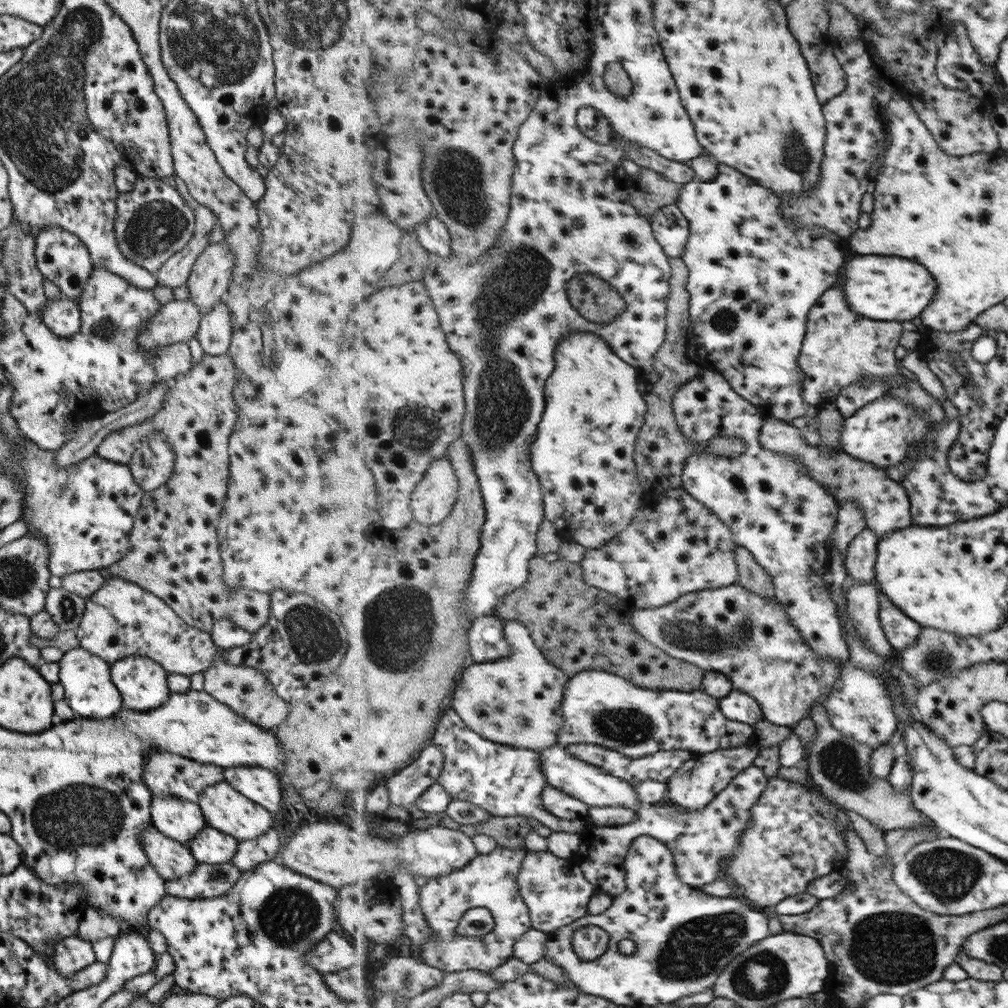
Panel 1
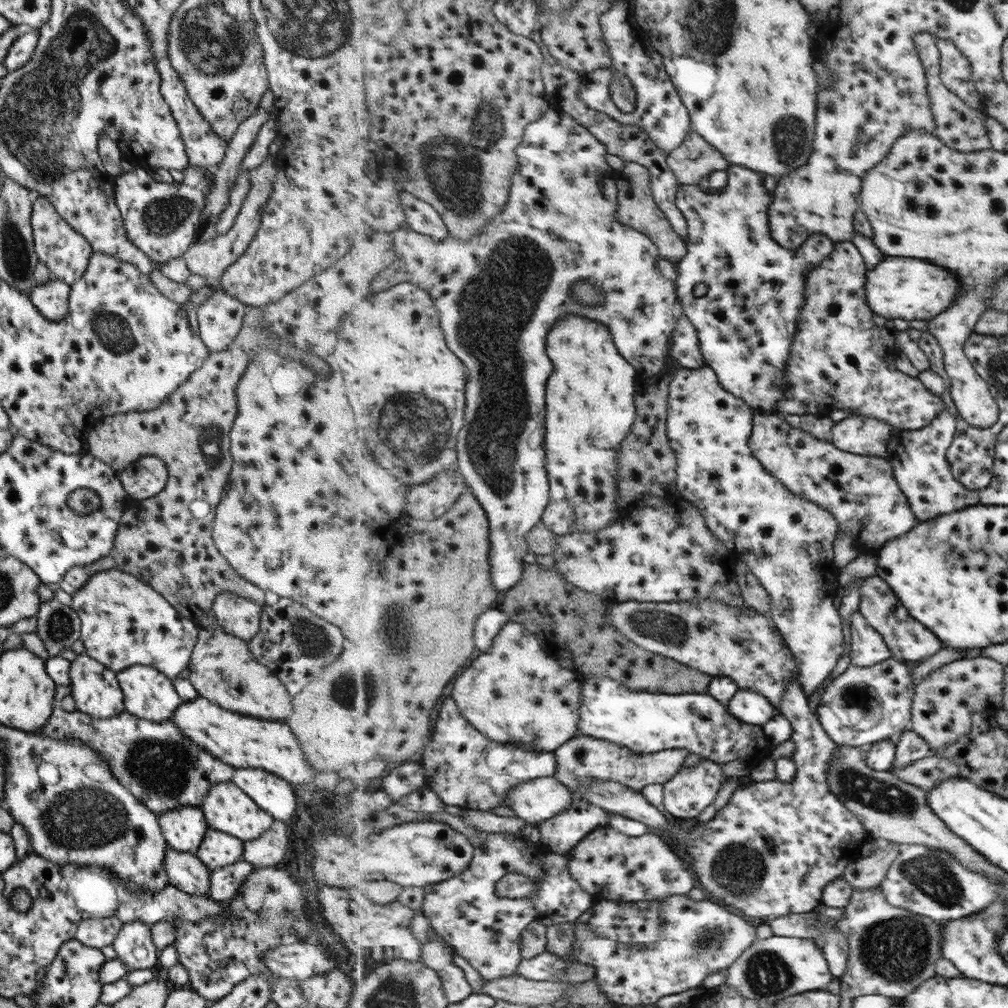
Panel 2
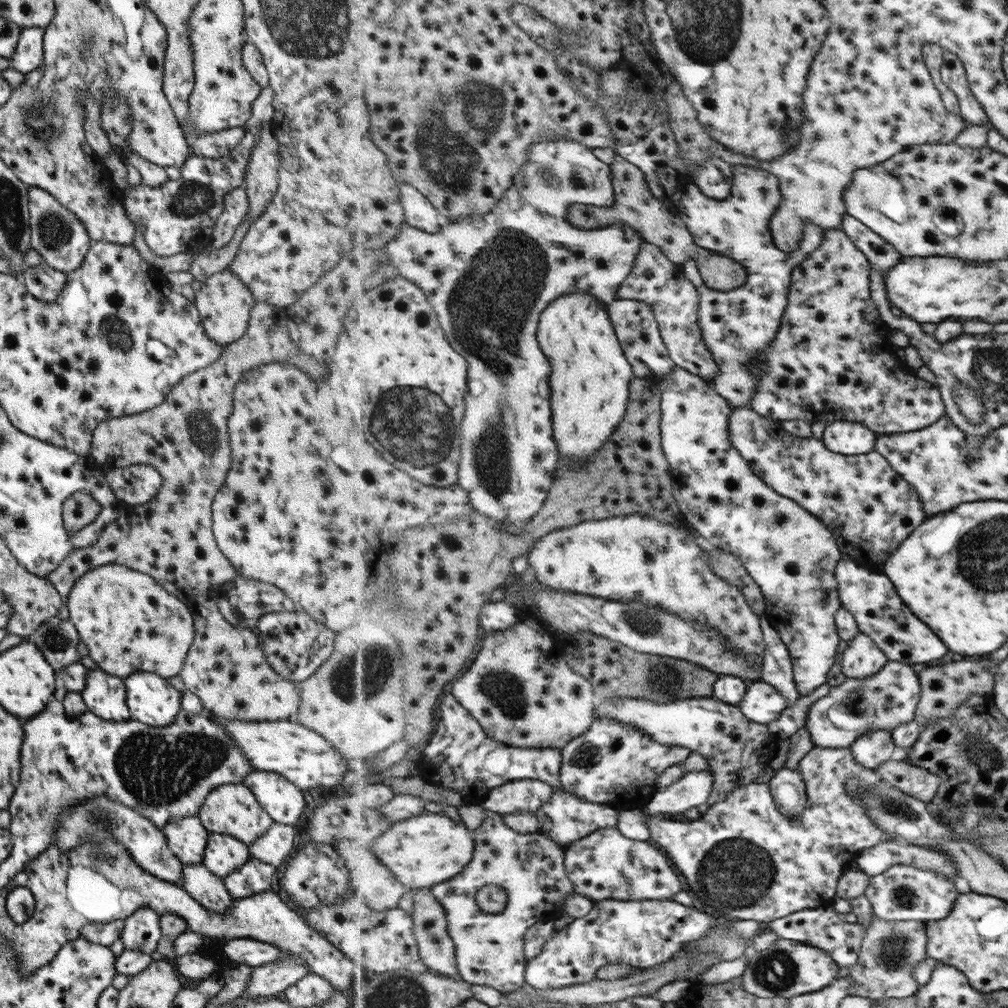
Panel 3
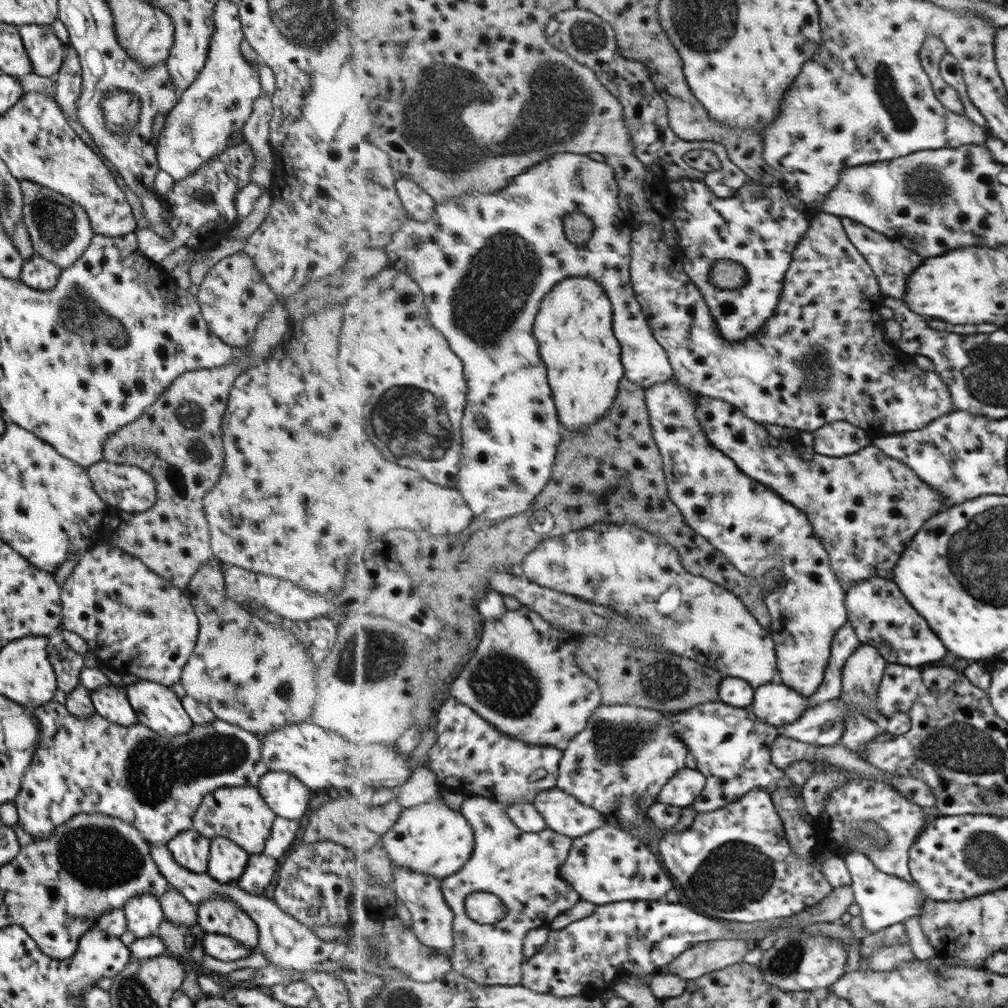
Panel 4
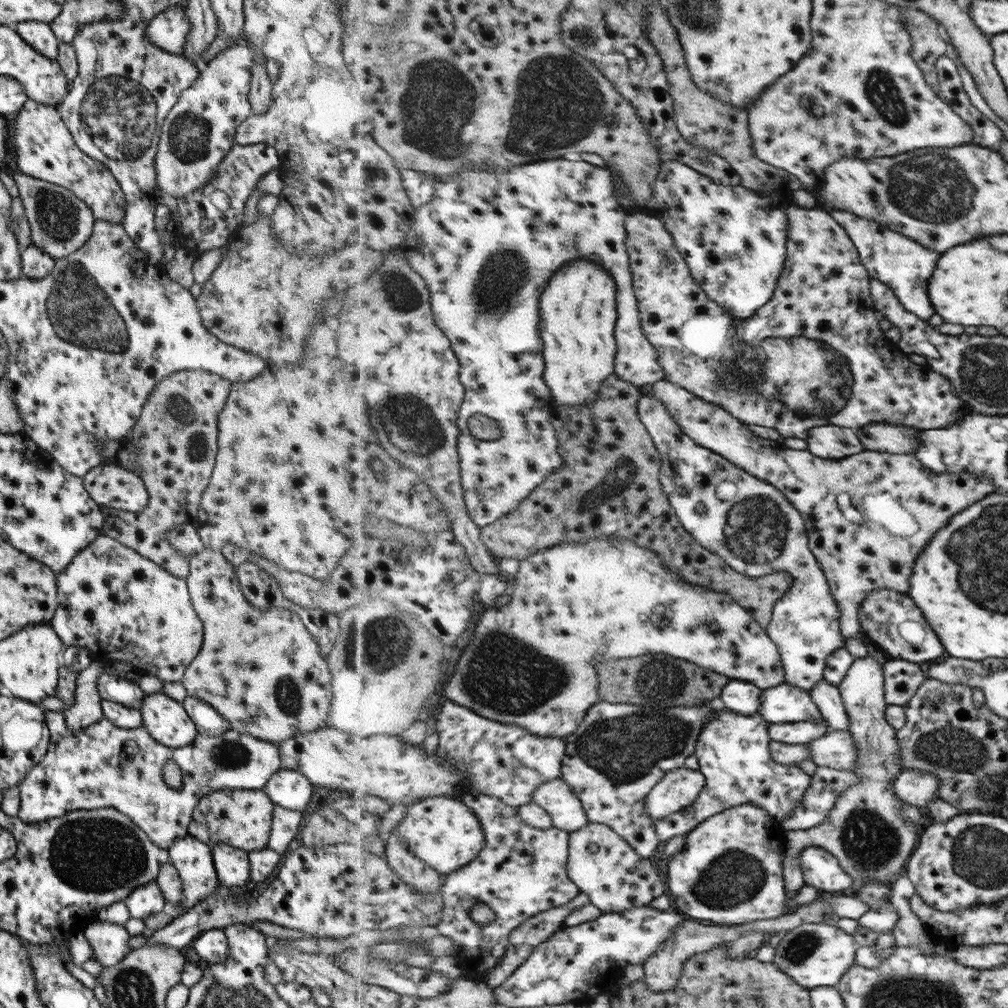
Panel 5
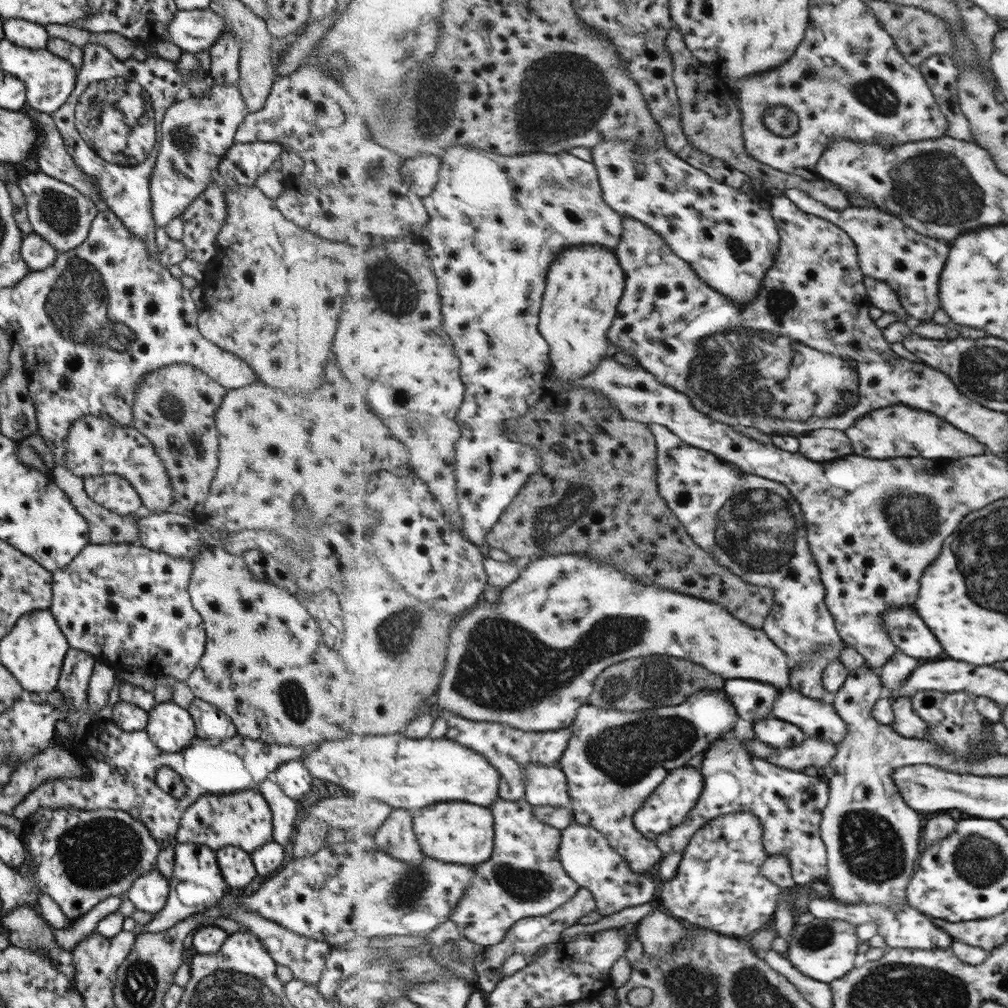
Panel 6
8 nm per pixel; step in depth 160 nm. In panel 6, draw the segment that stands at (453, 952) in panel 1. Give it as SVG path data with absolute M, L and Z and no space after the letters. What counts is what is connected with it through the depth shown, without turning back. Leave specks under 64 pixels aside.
M500 799L489 806L495 817L494 854L485 863L475 866L476 874L471 886L454 910L452 921L459 924L463 936L473 943L487 948L504 942L513 925L522 918L547 916L567 904L578 893L581 885L571 878L560 859L558 848L563 831L543 822L534 811L534 806L526 800L510 801Z

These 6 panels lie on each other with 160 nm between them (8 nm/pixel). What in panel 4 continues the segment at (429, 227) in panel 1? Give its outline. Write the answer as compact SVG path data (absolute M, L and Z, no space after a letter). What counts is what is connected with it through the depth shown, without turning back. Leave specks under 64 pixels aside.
M401 175L397 187L410 218L428 221L434 216L437 202L411 176Z

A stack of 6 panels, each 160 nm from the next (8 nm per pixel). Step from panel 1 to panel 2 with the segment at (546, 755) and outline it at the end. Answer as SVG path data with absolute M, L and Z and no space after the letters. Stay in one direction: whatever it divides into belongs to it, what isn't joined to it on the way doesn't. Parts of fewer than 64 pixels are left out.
M791 681L786 686L786 691L782 703L780 704L780 712L792 722L793 735L791 736L791 740L793 740L794 744L793 759L798 768L796 779L792 780L792 782L783 783L779 779L774 778L769 781L751 782L751 784L742 789L737 788L728 803L722 809L719 809L710 821L697 824L697 826L693 827L691 830L683 830L683 828L679 826L673 826L673 824L663 816L663 812L657 810L657 807L651 804L642 792L637 792L614 780L605 781L596 780L596 778L594 778L594 780L590 780L588 784L585 784L580 788L580 792L577 796L581 798L581 800L589 801L595 806L607 809L612 814L619 814L621 816L631 817L633 820L639 820L639 822L644 822L647 826L650 826L651 830L655 830L656 828L656 830L660 830L663 834L671 834L673 842L675 842L677 846L681 846L681 848L685 850L685 854L688 854L689 858L691 858L692 867L695 868L695 874L698 876L699 885L706 892L707 897L712 899L715 898L717 902L723 902L723 905L729 906L730 909L733 909L739 914L745 914L745 916L763 919L769 922L773 918L776 919L787 914L814 912L816 910L815 908L817 908L819 904L822 904L821 900L823 900L823 890L825 890L825 887L829 886L835 878L843 876L847 865L861 857L861 848L863 848L863 844L868 840L870 834L866 825L859 820L858 816L855 816L853 811L847 808L847 805L840 799L840 796L833 792L830 787L828 772L830 772L830 764L832 763L832 760L834 760L834 756L836 755L836 752L838 752L840 746L835 744L833 739L827 735L825 730L823 730L823 726L821 726L819 718L815 715L815 711L811 711L810 697L806 695L799 682Z

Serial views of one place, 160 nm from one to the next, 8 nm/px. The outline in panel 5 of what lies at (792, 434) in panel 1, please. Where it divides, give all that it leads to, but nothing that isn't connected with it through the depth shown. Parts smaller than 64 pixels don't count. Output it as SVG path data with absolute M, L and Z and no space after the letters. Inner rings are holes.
M666 378L659 382L640 387L643 394L654 394L667 407L671 416L681 425L697 444L726 457L732 464L745 468L751 476L775 484L778 490L795 505L803 516L810 536L810 549L818 557L826 573L831 591L838 600L841 613L843 636L859 638L868 648L868 655L874 656L881 664L891 659L888 652L877 646L864 631L860 610L867 597L879 589L891 589L899 593L909 593L909 580L914 575L916 562L922 556L926 546L941 529L950 524L955 515L964 512L968 506L996 493L997 488L991 480L979 478L968 472L959 475L937 474L924 468L921 460L914 454L891 454L879 451L864 451L854 456L841 459L821 459L815 453L806 450L790 450L781 440L771 440L757 436L743 421L735 418L727 409L699 398L694 392L673 384ZM847 494L851 508L861 515L861 524L853 522L839 502L839 496Z

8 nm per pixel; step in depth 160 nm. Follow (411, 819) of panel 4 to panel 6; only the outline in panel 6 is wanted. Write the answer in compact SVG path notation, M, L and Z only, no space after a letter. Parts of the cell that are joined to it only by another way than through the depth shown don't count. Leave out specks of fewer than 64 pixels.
M470 802L434 803L413 811L414 831L426 856L437 860L476 866L494 854L495 817L486 806Z

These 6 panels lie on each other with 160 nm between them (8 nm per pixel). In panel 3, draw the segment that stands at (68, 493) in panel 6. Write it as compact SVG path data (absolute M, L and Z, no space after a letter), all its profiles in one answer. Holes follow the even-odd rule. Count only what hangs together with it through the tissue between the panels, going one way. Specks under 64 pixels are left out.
M255 302L251 307L248 325L243 336L223 346L218 362L183 376L177 384L171 386L163 402L155 405L151 410L97 423L92 432L87 454L97 466L108 469L130 465L151 466L161 476L162 484L158 494L149 502L139 507L130 505L124 514L115 518L99 533L98 539L91 546L71 550L65 556L65 560L45 576L61 598L67 597L78 576L87 570L109 563L120 564L149 575L156 584L159 584L159 587L163 587L165 592L187 603L195 594L206 593L209 589L233 580L237 572L215 546L211 531L210 504L212 498L223 487L227 468L230 466L226 420L231 414L233 387L242 378L243 372L258 364L273 363L274 360L285 360L285 358L291 363L291 358L297 361L295 356L303 356L296 343L288 337L283 320L284 308ZM74 492L61 504L63 528L69 536L88 526L99 514L99 504L89 494Z

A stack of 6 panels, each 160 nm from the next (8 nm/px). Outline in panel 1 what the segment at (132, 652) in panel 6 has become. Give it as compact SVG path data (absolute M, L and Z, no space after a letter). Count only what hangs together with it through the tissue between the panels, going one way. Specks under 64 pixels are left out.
M117 577L105 580L103 585L84 600L84 609L75 630L78 646L99 657L107 664L113 664L126 656L145 656L159 666L166 673L183 674L190 676L195 672L203 672L213 660L217 647L210 639L210 634L189 626L181 620L167 604L157 596Z

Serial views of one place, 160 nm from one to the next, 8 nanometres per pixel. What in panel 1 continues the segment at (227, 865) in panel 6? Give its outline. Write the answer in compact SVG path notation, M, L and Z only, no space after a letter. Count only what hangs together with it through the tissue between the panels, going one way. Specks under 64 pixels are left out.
M204 826L185 846L197 863L223 864L233 858L237 843L232 836Z

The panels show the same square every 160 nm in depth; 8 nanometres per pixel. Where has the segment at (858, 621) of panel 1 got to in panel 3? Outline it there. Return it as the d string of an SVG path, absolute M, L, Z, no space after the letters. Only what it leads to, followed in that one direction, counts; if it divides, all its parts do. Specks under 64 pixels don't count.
M860 632L848 642L840 664L846 677L863 680L877 674L889 661L889 657L874 639Z

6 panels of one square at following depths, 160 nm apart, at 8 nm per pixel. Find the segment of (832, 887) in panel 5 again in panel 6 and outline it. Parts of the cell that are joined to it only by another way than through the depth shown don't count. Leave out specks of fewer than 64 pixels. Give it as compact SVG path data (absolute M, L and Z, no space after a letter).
M752 725L752 738L738 737L731 731L716 740L705 751L701 772L706 781L698 806L690 812L686 822L674 830L660 834L655 840L664 854L684 854L694 834L706 824L724 814L750 812L762 820L765 852L780 854L790 862L797 885L809 887L813 882L829 883L828 848L822 837L822 818L830 802L830 784L824 777L808 776L803 771L781 768L748 751L748 742L757 739Z

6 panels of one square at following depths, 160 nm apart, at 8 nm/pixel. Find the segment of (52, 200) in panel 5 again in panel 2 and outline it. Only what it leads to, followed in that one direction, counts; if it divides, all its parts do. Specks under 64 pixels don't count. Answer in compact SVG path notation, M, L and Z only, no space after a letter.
M33 195L30 212L30 229L34 253L40 263L43 263L52 277L63 281L67 286L75 282L87 266L92 248L78 232L75 232L66 220L53 208L46 197Z

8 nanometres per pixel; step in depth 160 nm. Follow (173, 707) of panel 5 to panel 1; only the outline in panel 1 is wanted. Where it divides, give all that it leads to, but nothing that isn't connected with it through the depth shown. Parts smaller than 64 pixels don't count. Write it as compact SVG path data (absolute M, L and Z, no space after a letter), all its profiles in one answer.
M126 656L110 664L110 679L119 691L122 708L143 712L161 706L170 695L167 675L145 656Z

